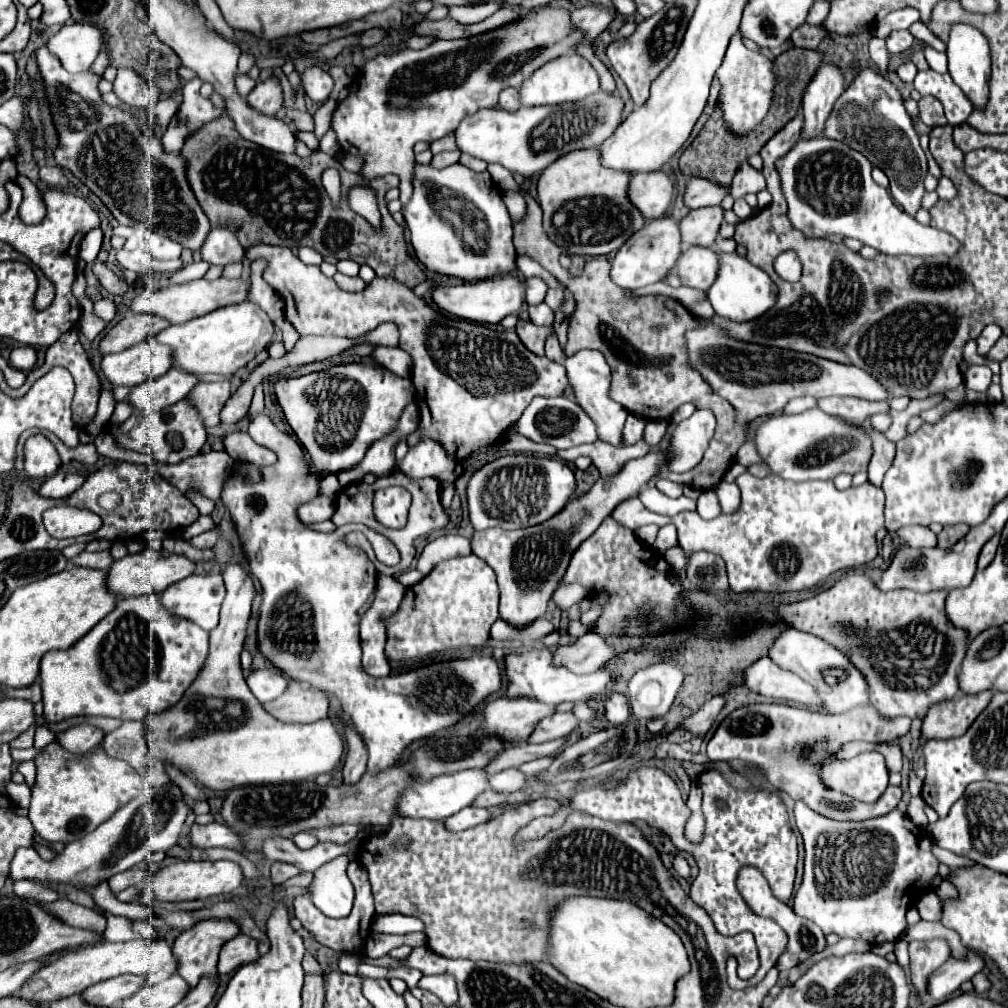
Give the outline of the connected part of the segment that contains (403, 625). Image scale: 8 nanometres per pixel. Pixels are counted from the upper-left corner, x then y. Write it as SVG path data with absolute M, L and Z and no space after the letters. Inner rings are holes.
M473 553L439 563L419 583L407 587L403 605L387 621L385 657L413 661L449 649L477 649L489 639L491 625L499 619L499 589L493 569ZM413 593L413 607L409 597Z

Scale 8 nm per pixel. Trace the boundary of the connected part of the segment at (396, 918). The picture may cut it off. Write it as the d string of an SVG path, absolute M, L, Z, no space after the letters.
M391 913L391 915L377 915L373 921L373 931L377 933L413 933L413 931L423 931L423 921L417 917L407 917L401 913Z

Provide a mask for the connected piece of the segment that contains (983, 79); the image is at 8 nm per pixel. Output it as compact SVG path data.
M955 25L951 29L949 41L947 41L947 57L949 57L949 75L953 77L953 81L973 101L975 109L983 109L983 105L987 105L989 75L991 75L989 45L987 45L987 39L983 37L983 33L971 25Z

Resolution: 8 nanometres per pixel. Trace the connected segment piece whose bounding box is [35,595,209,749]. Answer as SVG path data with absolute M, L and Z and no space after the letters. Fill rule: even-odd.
M157 595L143 597L123 597L117 601L115 609L101 619L83 639L79 639L71 649L49 651L39 665L39 683L43 691L43 719L45 723L37 727L35 747L43 749L55 741L55 733L49 725L59 723L69 717L117 717L117 719L143 719L147 713L161 713L169 705L175 705L185 689L195 681L199 669L203 667L209 653L209 633L195 623L167 613L157 601Z

